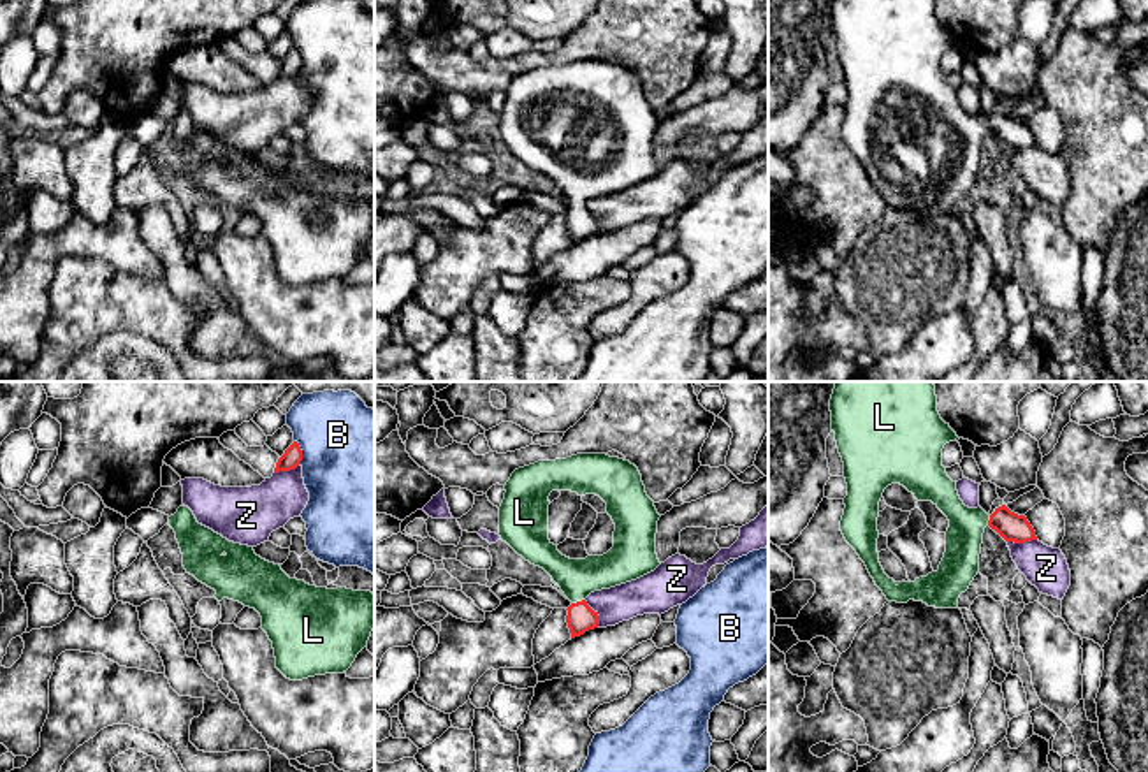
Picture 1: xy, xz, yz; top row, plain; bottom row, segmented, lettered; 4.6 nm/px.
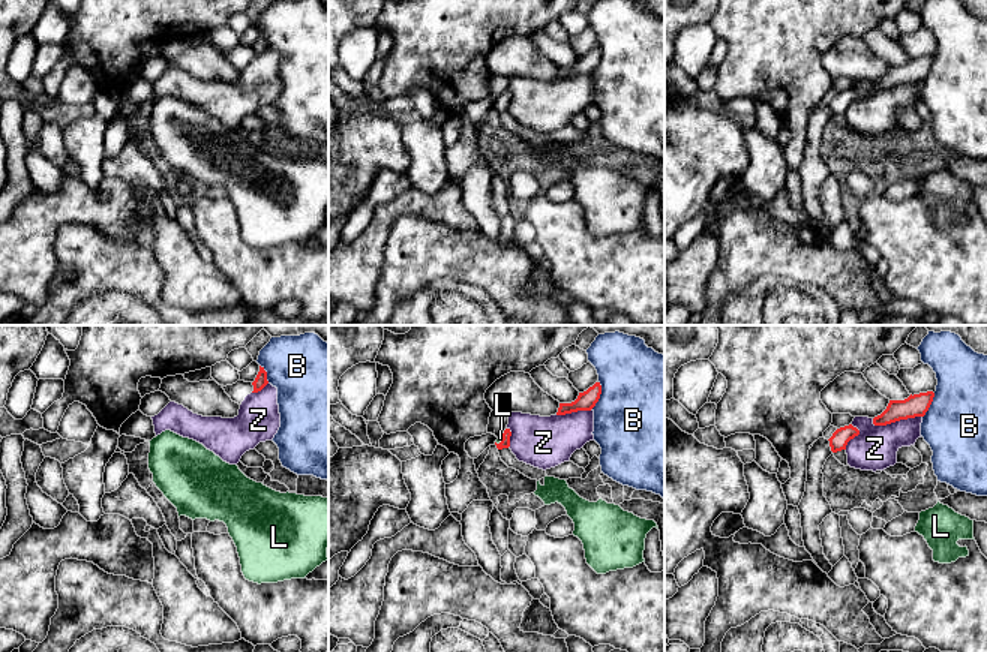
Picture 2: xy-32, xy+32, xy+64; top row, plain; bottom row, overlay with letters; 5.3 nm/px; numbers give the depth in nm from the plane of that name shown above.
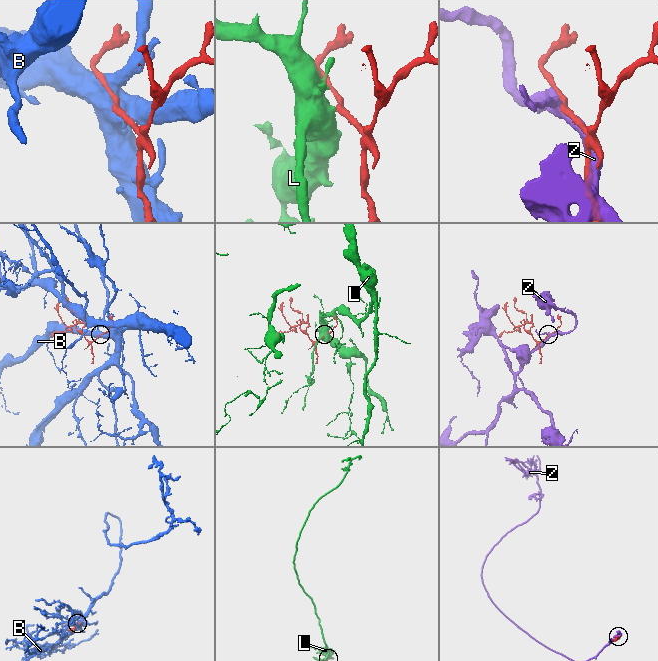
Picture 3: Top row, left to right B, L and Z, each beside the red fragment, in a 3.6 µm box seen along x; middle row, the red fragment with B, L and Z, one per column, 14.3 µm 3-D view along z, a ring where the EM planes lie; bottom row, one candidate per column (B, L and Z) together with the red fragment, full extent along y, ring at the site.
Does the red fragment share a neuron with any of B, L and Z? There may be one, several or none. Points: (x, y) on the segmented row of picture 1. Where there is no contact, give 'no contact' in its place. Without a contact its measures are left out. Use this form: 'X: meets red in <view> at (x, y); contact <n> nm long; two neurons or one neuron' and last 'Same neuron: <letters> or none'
B: meets red in xy at (301, 452); contact 120 nm long; two neurons
L: meets red in xz at (577, 602); contact 70 nm long; one neuron
Z: meets red in xz at (596, 614); contact 140 nm long; two neurons
Same neuron: L

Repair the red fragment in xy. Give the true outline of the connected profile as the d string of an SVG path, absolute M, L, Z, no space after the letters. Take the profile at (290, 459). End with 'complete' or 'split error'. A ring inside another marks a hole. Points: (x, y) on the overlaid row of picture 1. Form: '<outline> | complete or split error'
M294 441L285 454L278 459L274 473L295 470L302 461L302 450L297 441Z | complete

